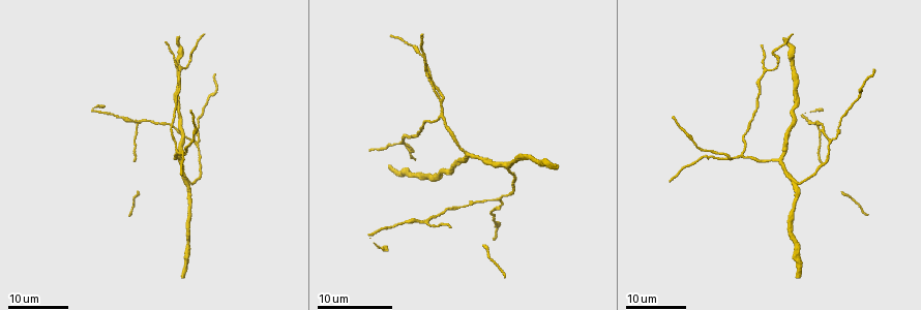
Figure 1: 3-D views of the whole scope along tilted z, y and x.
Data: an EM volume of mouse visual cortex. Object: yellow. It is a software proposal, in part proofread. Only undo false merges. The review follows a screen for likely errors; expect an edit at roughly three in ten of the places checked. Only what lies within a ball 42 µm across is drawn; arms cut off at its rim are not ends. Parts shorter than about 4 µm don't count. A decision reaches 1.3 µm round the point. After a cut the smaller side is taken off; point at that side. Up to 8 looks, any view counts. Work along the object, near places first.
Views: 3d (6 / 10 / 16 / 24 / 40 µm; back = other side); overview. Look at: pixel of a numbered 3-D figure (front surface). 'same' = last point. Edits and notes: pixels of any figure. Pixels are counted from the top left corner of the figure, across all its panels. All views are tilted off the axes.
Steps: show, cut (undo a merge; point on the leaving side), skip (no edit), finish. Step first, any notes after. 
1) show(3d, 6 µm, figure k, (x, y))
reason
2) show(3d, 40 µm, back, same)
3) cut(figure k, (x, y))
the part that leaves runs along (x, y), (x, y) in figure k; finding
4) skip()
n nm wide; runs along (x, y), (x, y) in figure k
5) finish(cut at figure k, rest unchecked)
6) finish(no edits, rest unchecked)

show(3d, 16 µm, figure 1, (439, 114))
arms part here

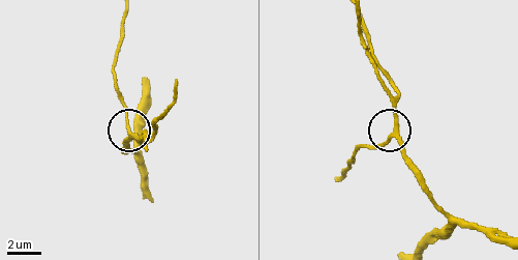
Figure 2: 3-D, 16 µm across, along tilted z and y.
show(3d, 10 µm, figure 2, (131, 130))

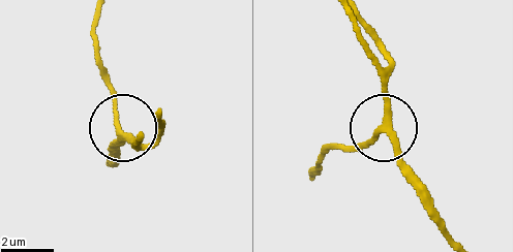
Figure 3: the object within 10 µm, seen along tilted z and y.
skip()
runs along (453, 238), (398, 144), (381, 128), (386, 71) in figure 3; one neuron here

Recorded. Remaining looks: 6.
show(3d, 24 µm, figure 1, (775, 159))
three-way junction

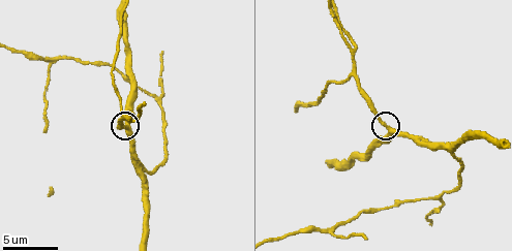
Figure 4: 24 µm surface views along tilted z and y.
show(3d, 10 µm, figure 4, (390, 127))

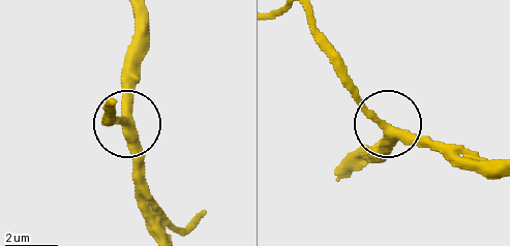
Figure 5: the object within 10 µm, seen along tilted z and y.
skip()
3 arms; all the same neuron

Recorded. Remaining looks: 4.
show(3d, 24 µm, figure 1, (179, 69))
three arms meet

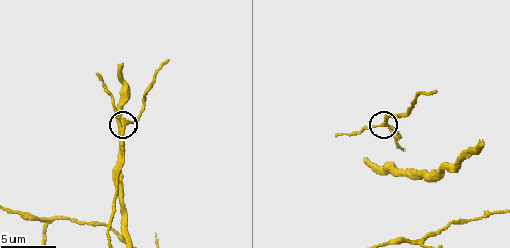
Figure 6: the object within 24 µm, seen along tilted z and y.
show(3d, 10 µm, figure 6, (124, 119))

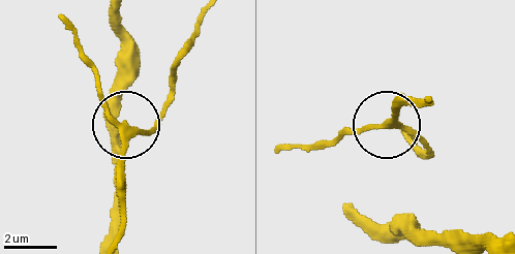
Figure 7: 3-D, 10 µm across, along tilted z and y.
skip()
210 nm wide; runs along (118, 235), (127, 216), (128, 131), (104, 104), (86, 60) in figure 7; continuous, no second neuron

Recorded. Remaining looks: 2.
show(3d, 16 µm, figure 6, (46, 220))
arms part here

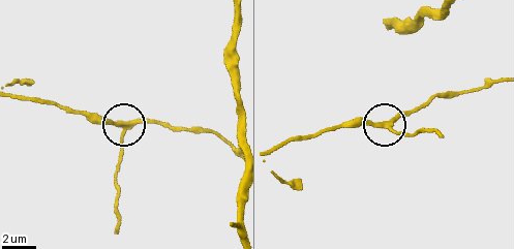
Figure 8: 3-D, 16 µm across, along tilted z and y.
skip()
runs along (233, 147), (205, 130), (154, 121), (97, 124), (88, 117) in figure 8; all the same neuron

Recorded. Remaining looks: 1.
finish(no edits, rest unchecked)

